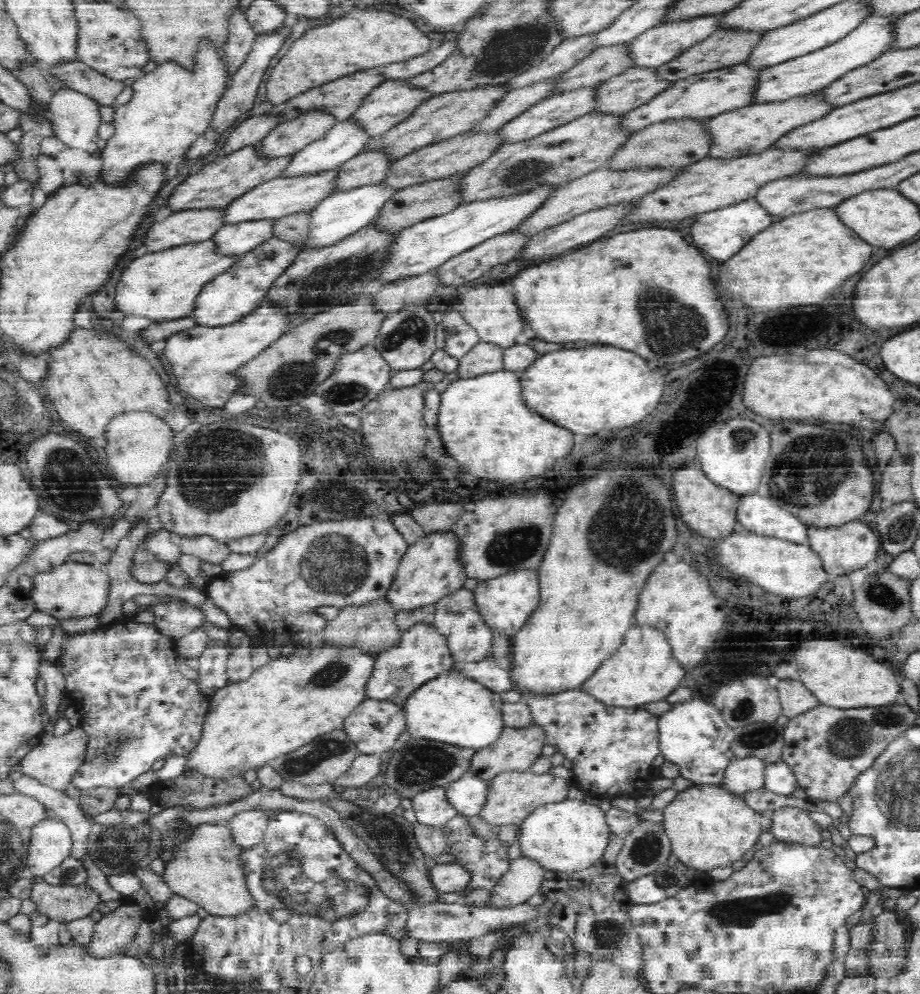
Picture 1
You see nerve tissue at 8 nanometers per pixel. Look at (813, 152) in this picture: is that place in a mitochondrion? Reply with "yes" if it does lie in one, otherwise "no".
no

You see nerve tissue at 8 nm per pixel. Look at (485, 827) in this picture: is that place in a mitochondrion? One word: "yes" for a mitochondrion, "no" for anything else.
no

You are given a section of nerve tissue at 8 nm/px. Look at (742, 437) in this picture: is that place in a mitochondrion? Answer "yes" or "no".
yes

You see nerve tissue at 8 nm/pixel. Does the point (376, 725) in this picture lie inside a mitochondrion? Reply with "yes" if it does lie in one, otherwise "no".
yes

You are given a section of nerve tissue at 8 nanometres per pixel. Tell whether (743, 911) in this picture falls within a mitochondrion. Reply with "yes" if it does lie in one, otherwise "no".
yes

